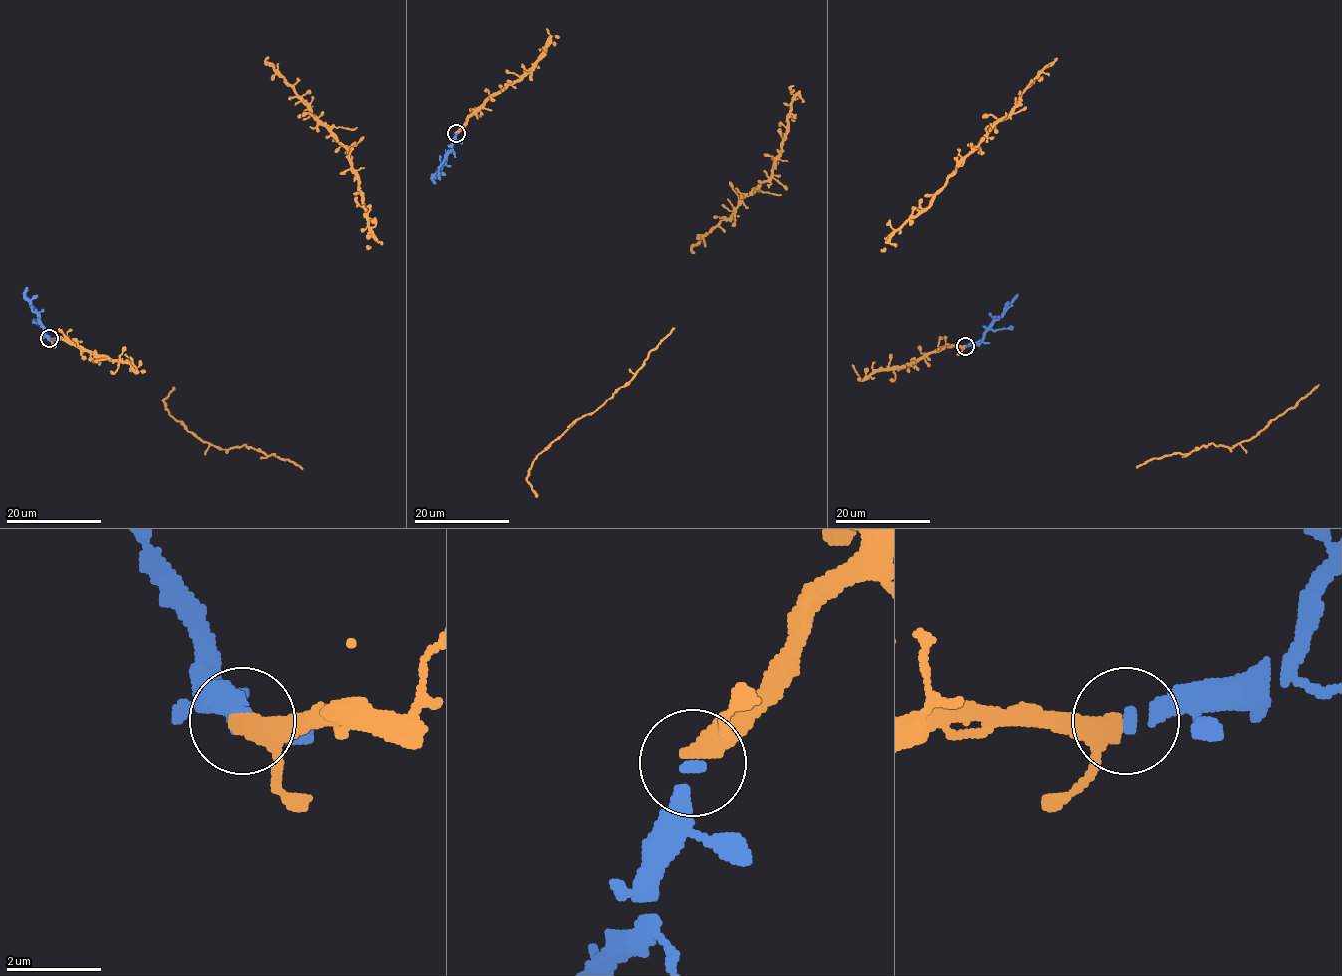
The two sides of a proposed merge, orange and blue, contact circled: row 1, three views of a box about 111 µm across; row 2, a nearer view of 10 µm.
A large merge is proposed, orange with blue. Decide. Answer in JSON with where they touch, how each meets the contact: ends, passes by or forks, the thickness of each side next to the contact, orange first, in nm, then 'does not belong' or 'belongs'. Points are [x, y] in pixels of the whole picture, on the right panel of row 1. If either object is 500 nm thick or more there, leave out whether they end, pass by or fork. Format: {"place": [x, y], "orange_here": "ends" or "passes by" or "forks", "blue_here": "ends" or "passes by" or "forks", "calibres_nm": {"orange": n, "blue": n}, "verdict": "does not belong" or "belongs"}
{"place": [965, 346], "orange_here": "passes by", "blue_here": "ends", "calibres_nm": {"orange": 340, "blue": 280}, "verdict": "belongs"}

